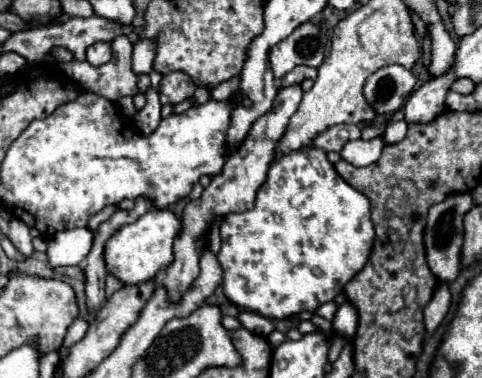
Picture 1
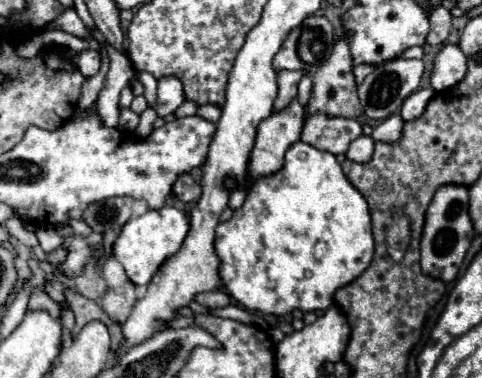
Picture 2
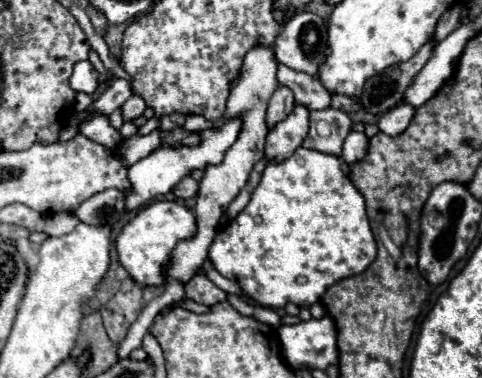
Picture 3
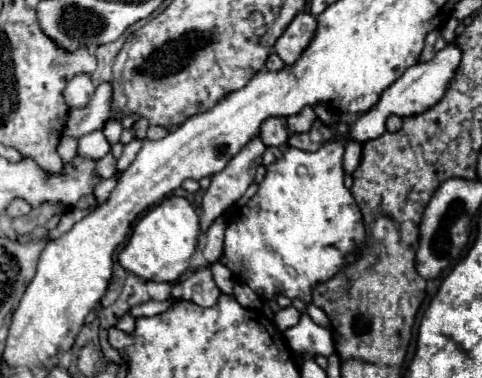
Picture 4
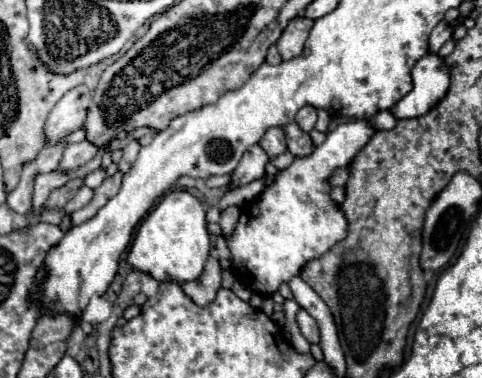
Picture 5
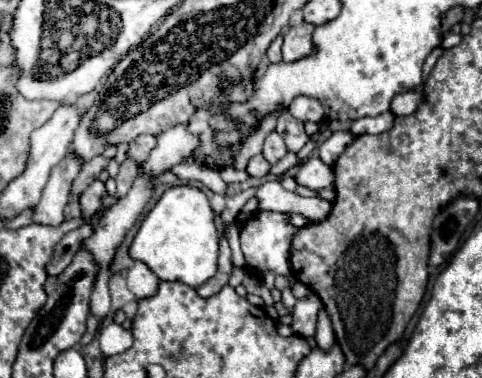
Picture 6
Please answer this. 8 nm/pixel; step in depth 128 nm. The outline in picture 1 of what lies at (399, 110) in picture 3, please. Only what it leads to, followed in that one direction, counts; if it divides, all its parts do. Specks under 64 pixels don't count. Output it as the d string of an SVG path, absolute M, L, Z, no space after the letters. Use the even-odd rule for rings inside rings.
M440 76L440 80L430 80L410 94L408 102L404 104L404 116L408 124L432 120L432 116L444 108L442 104L445 104L448 80L452 80L452 76Z

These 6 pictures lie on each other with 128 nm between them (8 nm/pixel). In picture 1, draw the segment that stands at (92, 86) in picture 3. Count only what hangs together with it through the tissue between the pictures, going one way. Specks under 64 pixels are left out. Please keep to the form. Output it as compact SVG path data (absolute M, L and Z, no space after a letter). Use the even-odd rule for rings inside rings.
M96 42L86 50L86 62L90 62L92 66L102 66L112 58L112 50L110 50L110 42Z

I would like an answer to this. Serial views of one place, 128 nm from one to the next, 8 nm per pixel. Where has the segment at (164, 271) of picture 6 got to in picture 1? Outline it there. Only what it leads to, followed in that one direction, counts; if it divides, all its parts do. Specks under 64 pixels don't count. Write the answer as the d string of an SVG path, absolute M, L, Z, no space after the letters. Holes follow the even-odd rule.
M164 208L164 210L146 212L136 222L120 228L120 232L116 232L112 240L108 240L104 252L108 272L120 278L124 284L142 284L156 278L174 260L172 244L174 238L180 234L180 230L182 230L182 222L180 218L176 218L172 210Z

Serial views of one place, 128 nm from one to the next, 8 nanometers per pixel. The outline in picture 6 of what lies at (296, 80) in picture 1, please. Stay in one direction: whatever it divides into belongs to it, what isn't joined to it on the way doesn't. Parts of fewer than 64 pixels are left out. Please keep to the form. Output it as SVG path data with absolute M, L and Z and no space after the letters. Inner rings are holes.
M272 132L266 140L264 140L264 148L262 148L262 156L270 162L276 164L282 156L286 156L286 144L282 140L282 136L278 132Z

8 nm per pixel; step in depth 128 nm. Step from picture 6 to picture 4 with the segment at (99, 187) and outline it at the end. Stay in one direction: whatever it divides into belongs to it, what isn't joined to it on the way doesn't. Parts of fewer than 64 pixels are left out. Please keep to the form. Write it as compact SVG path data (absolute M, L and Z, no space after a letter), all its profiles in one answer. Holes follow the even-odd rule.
M108 152L104 158L96 160L96 176L100 178L112 178L114 176L114 170L116 170L116 158Z

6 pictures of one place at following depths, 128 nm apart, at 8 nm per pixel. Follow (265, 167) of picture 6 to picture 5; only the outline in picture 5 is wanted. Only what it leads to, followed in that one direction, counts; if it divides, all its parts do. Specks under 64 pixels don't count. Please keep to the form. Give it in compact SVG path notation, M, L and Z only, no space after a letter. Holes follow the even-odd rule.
M256 144L252 146L240 160L238 168L234 170L234 176L232 176L232 184L234 186L244 186L252 180L258 180L264 176L264 166L268 164L268 156L266 152Z

